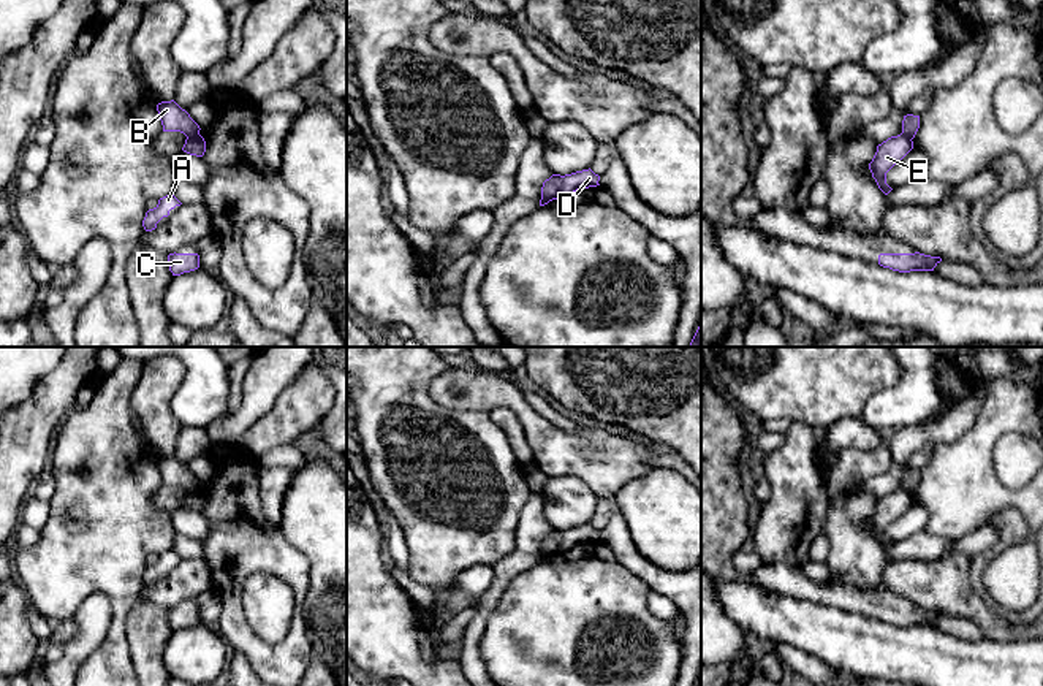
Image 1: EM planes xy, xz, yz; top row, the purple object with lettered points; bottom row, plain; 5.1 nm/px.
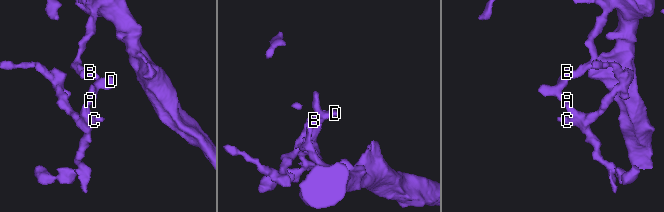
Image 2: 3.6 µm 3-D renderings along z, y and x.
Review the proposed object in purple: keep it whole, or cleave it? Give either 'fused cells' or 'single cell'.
fused cells

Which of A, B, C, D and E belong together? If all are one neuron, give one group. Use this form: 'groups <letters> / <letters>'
groups A C D E / B

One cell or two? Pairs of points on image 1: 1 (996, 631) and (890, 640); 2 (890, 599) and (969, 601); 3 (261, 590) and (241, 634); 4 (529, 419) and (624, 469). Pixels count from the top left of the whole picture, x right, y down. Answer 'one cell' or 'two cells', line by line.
1: two cells
2: two cells
3: two cells
4: one cell

